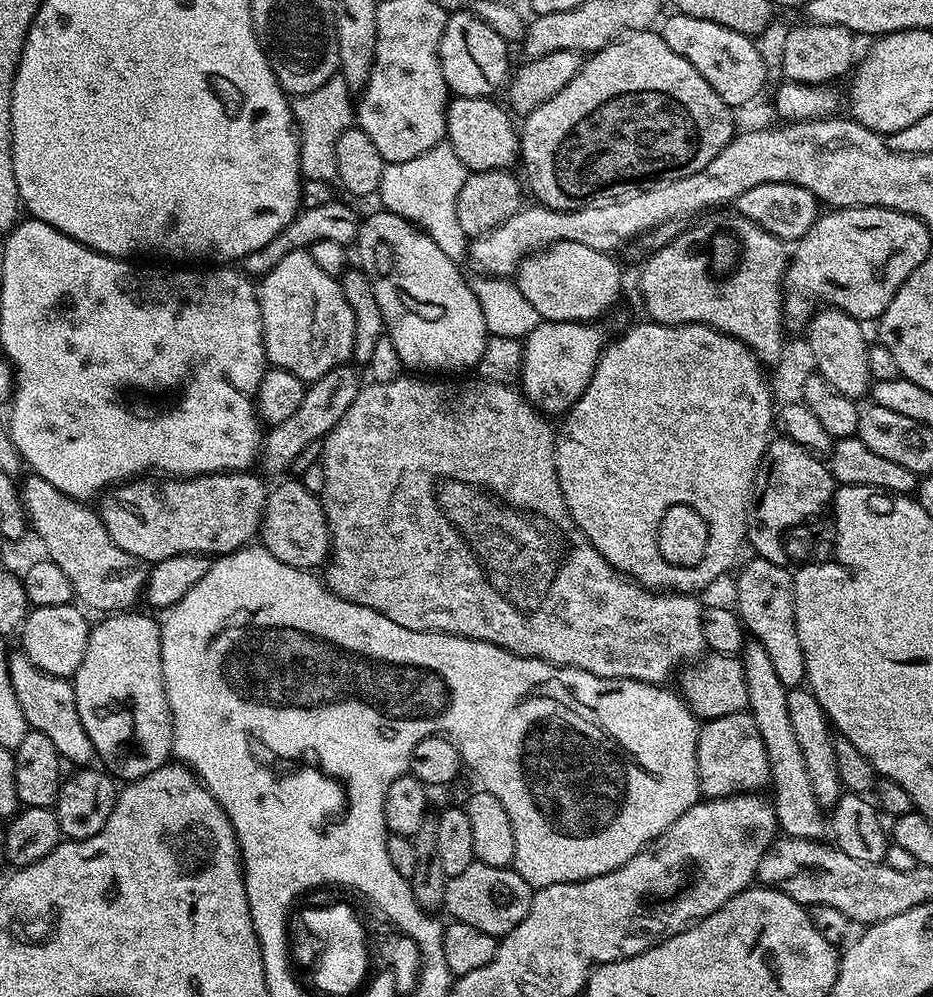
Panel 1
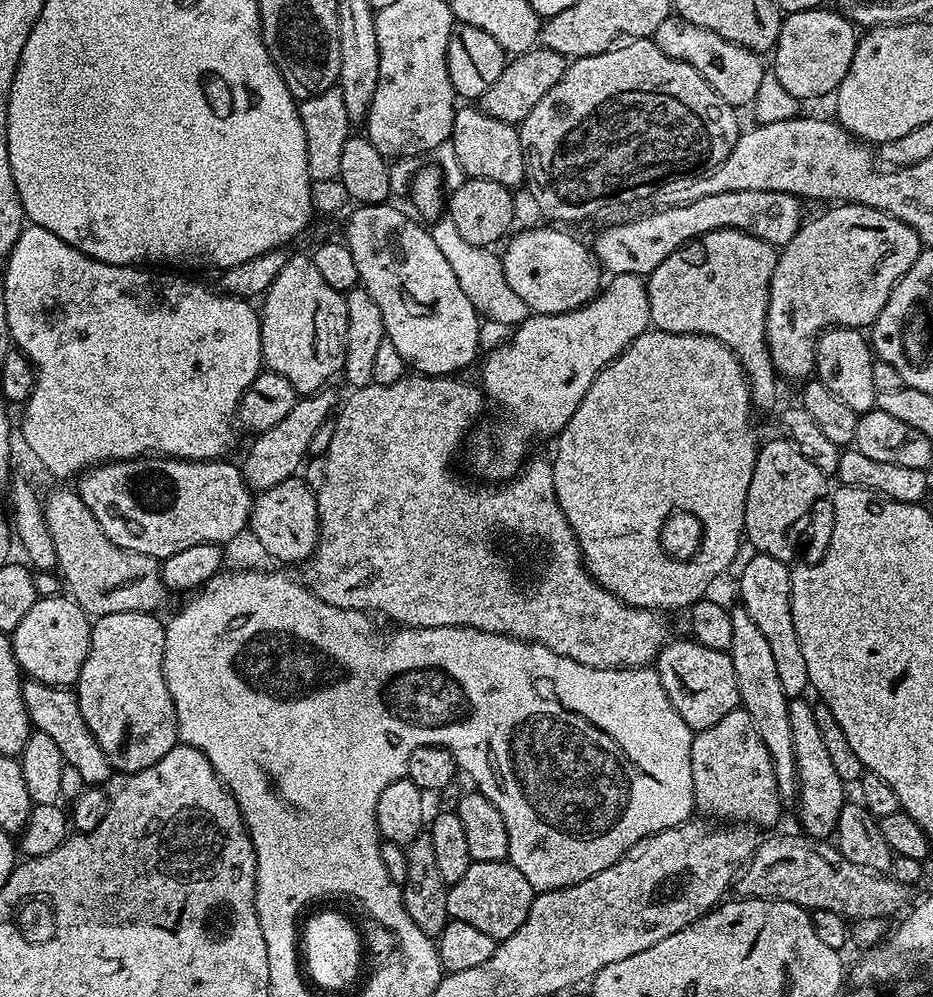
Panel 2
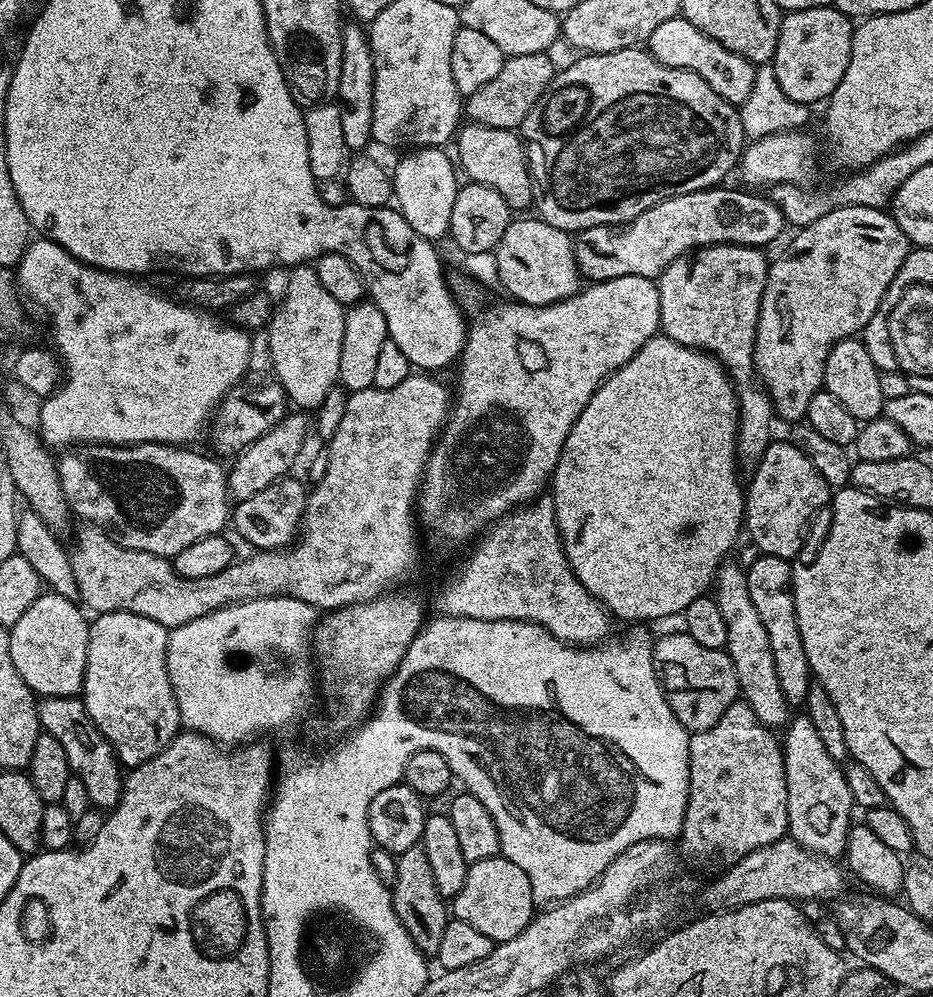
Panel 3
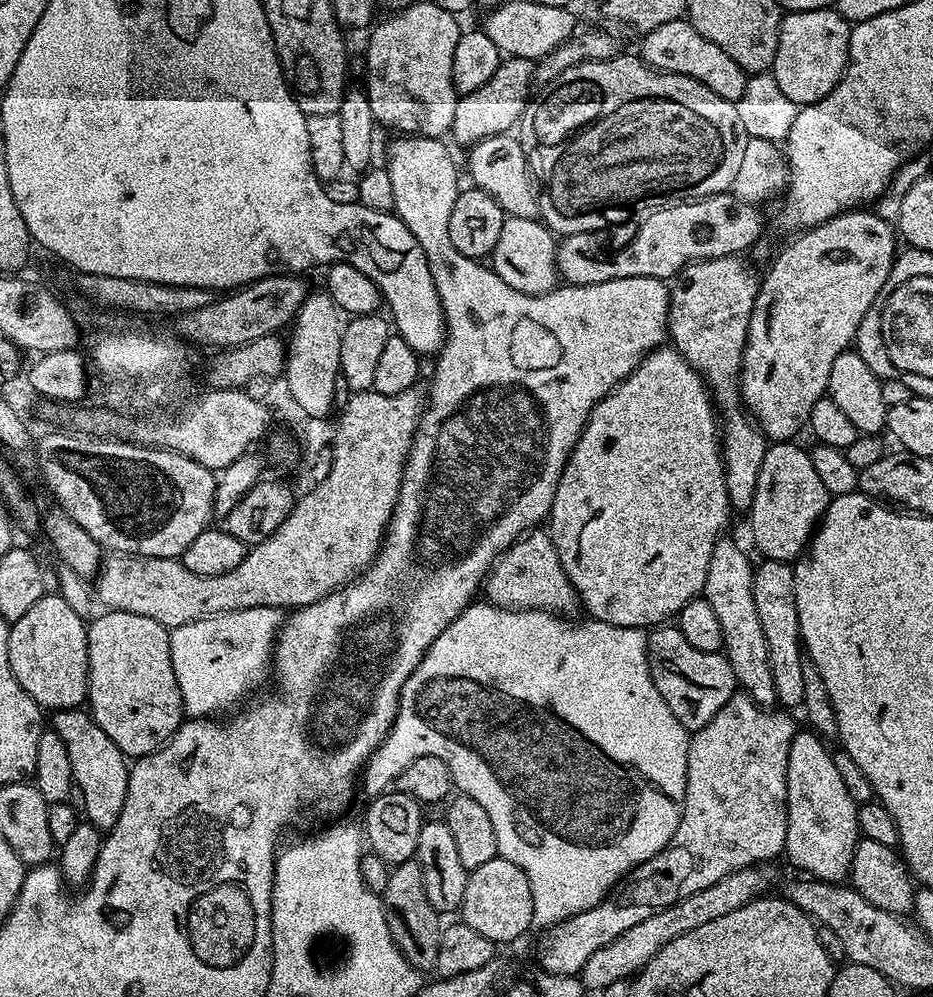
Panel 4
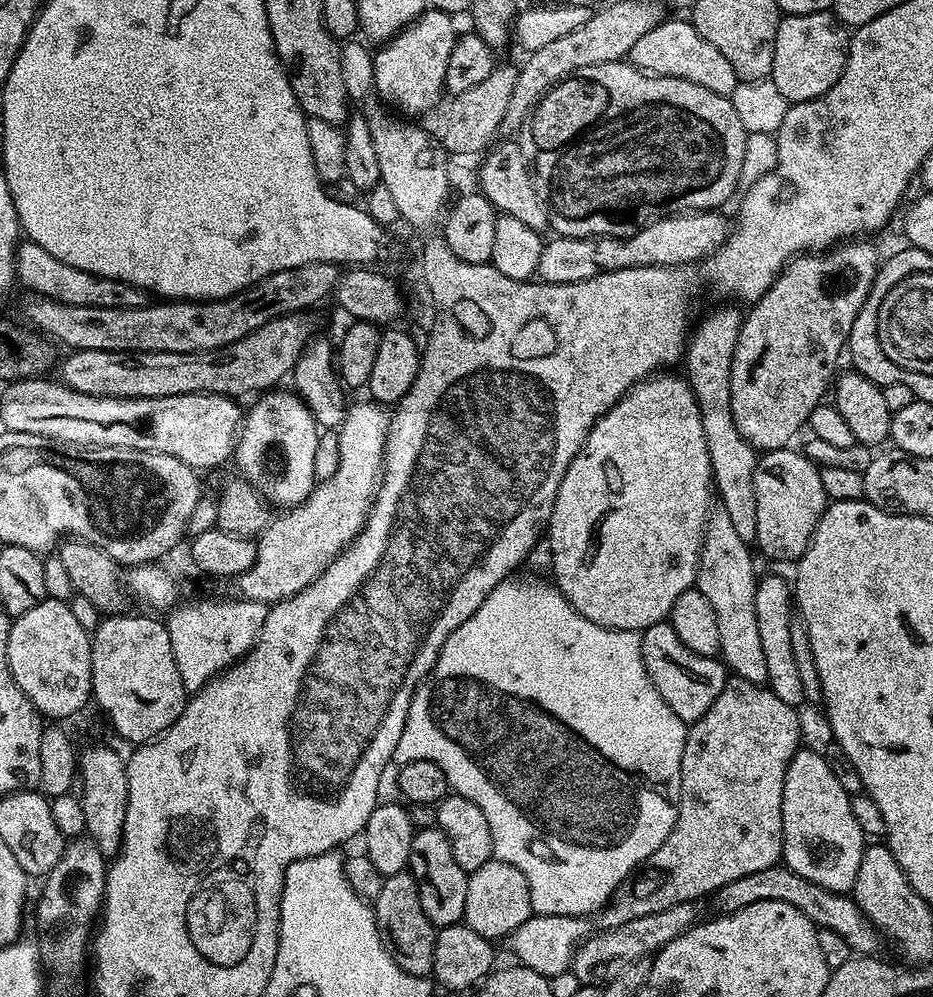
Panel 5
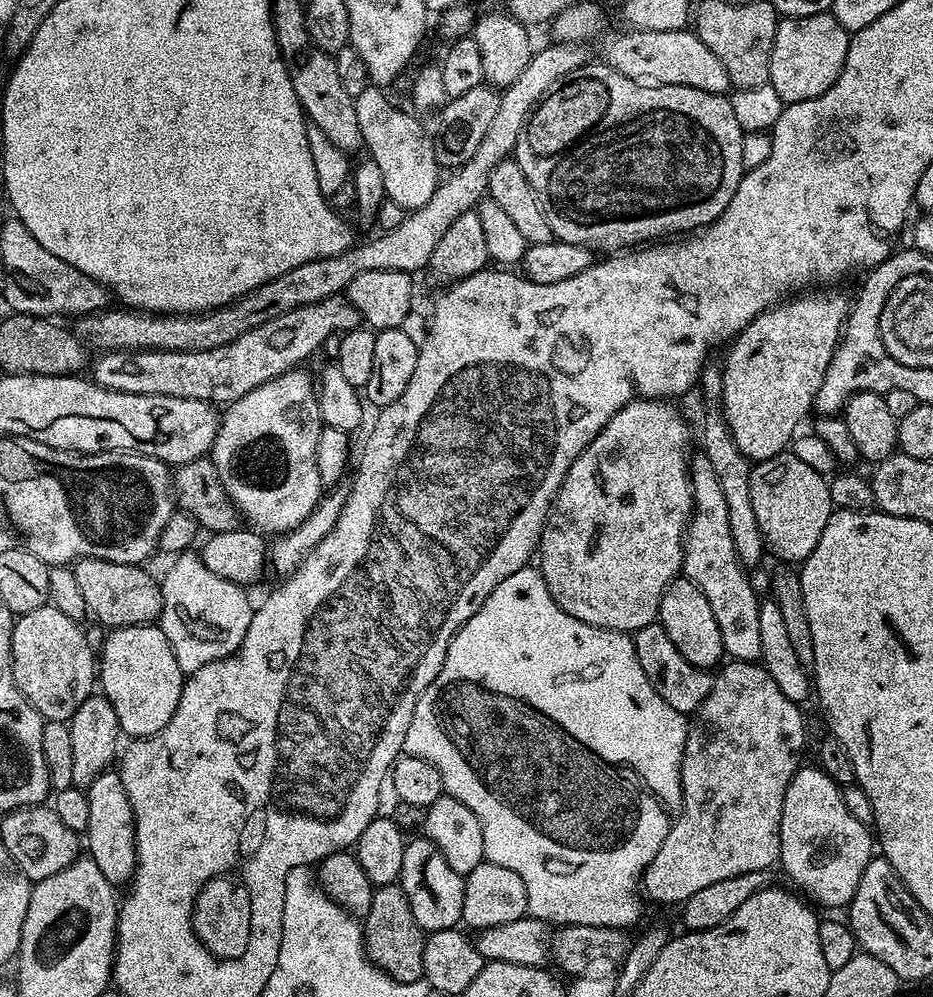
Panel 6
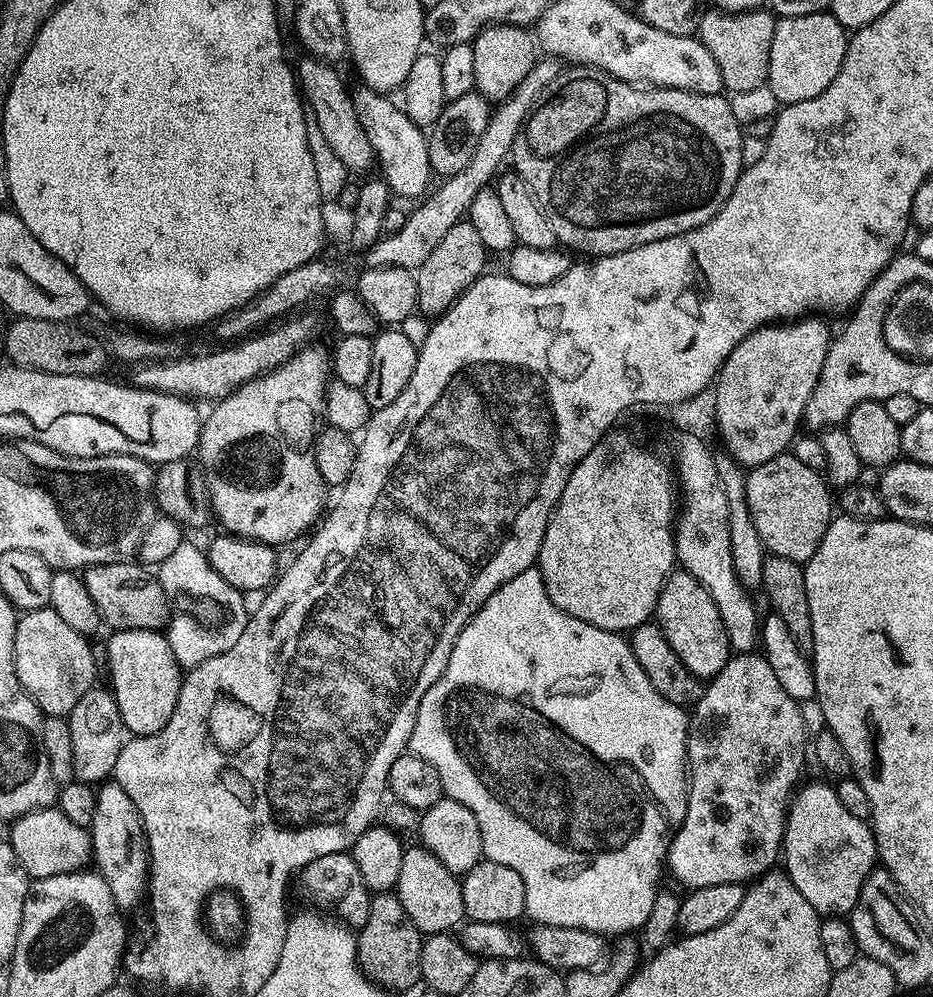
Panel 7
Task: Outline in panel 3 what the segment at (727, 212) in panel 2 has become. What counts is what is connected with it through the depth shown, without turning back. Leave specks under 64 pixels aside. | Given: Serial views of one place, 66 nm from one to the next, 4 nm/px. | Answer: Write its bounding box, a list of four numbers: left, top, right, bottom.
[575,186,786,281]

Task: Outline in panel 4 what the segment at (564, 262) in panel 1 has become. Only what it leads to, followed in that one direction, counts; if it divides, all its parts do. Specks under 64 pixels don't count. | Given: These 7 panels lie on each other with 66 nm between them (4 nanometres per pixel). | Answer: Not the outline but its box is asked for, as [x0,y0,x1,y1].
[490,217,558,296]

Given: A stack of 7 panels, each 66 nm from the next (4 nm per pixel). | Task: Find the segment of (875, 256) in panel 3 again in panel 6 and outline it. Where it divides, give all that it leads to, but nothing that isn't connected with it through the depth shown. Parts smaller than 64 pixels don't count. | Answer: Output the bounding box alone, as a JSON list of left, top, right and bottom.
[718,290,850,462]

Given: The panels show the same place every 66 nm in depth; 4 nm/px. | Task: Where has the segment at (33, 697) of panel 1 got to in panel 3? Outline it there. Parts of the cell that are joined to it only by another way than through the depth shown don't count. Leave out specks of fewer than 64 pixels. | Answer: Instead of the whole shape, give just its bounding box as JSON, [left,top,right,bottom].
[36,696,125,810]

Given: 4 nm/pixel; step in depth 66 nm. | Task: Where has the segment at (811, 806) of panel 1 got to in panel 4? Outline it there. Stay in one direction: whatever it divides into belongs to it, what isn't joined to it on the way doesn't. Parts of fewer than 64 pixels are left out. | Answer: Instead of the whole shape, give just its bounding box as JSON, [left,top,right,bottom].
[702,538,777,709]

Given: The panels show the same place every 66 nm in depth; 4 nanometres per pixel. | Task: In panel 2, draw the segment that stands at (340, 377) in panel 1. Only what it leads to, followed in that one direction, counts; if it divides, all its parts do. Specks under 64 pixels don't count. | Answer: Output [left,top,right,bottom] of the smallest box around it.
[241,386,340,491]

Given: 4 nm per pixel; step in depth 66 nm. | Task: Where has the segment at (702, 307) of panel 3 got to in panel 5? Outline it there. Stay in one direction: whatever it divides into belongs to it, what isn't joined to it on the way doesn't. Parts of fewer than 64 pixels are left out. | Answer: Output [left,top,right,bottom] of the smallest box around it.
[682,309,758,542]

